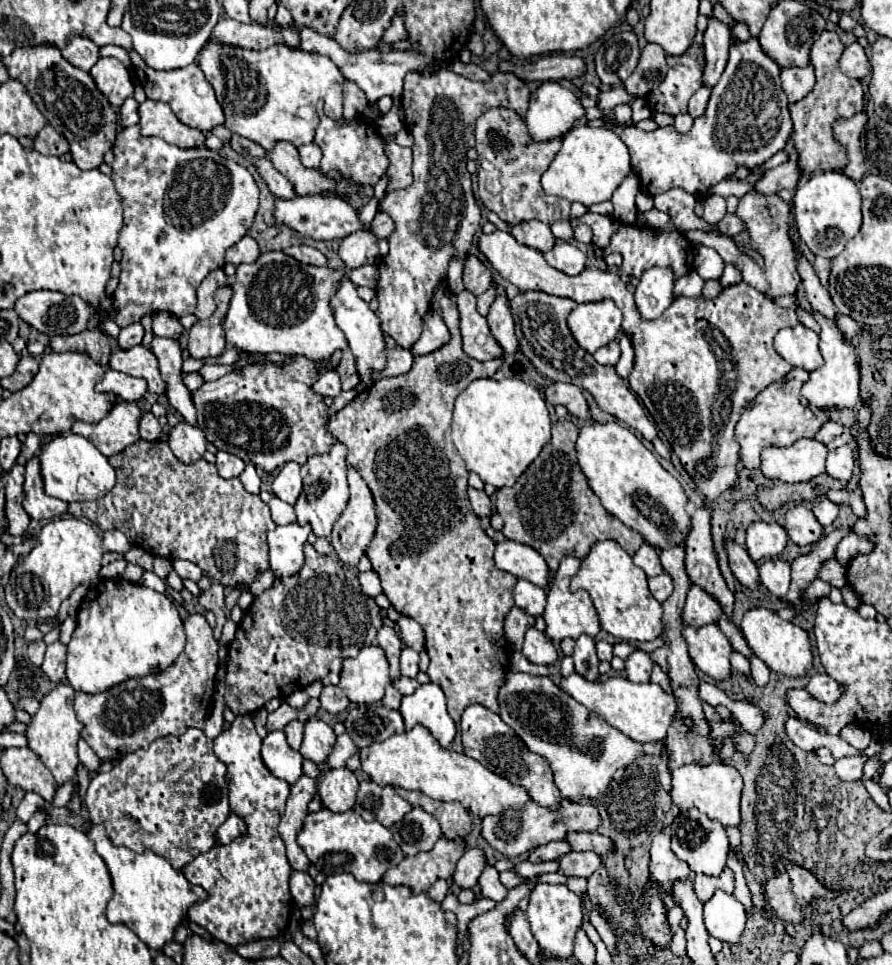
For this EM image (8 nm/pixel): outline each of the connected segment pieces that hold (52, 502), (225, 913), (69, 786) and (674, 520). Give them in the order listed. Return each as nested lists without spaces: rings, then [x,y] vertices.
[[[33,456],[25,464],[25,468],[27,468],[27,472],[25,472],[25,500],[23,500],[25,512],[35,520],[49,520],[49,518],[65,514],[69,504],[63,500],[47,496],[43,490],[39,456]]]
[[[237,716],[235,722],[213,740],[213,750],[215,750],[215,756],[227,766],[227,784],[229,784],[229,800],[233,804],[233,814],[245,820],[247,834],[235,838],[227,846],[213,846],[211,850],[197,856],[193,862],[189,862],[181,870],[183,876],[191,884],[199,884],[207,892],[207,898],[203,900],[203,904],[189,906],[187,916],[189,920],[205,928],[215,940],[221,940],[229,946],[241,946],[241,944],[249,944],[249,942],[263,940],[263,938],[275,938],[289,924],[289,916],[293,908],[291,904],[293,898],[289,894],[291,866],[285,854],[283,840],[277,836],[277,824],[279,824],[281,812],[285,810],[285,800],[289,796],[291,786],[285,780],[275,778],[263,764],[261,754],[259,754],[261,738],[255,730],[251,716]]]
[[[73,780],[65,782],[65,784],[59,788],[59,792],[57,792],[55,800],[53,800],[53,806],[67,806],[67,804],[71,802],[71,798],[73,798],[73,792],[75,792],[75,782],[73,782]]]
[[[589,422],[579,430],[575,450],[581,472],[607,512],[637,530],[651,546],[671,548],[685,542],[689,532],[689,516],[685,512],[687,496],[681,484],[629,428],[619,422]]]

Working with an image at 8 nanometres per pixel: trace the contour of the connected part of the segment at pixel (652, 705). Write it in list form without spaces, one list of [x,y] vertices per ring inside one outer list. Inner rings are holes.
[[[573,672],[567,678],[561,678],[559,688],[575,698],[579,704],[583,704],[591,714],[597,714],[603,718],[609,726],[615,730],[623,732],[635,742],[657,742],[665,740],[667,728],[675,716],[675,700],[669,692],[663,692],[657,684],[647,682],[647,684],[633,684],[627,678],[621,676],[611,676],[607,680],[587,680],[581,674]]]

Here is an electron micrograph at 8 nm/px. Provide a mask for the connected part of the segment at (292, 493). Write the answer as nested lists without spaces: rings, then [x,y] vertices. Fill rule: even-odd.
[[[287,462],[273,480],[273,494],[287,504],[295,504],[301,494],[301,466],[297,462]]]

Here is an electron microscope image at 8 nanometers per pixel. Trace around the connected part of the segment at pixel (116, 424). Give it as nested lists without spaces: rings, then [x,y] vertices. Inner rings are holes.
[[[115,402],[101,422],[89,424],[75,420],[71,432],[93,442],[103,456],[113,456],[139,440],[141,414],[135,402]]]

